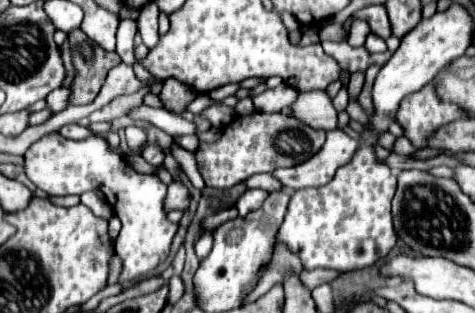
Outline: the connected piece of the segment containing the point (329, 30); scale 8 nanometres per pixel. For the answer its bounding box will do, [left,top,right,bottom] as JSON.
[321,23,347,41]

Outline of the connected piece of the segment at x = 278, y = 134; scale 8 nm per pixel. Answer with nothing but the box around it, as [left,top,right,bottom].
[195,111,327,189]

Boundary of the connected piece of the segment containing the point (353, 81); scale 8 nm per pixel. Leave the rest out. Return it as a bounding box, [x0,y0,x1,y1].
[349,73,365,97]

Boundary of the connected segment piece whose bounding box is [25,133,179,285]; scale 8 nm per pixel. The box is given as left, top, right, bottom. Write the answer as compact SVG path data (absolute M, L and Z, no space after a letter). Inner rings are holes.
M49 133L25 151L25 173L35 187L49 195L81 195L87 189L99 189L109 195L113 211L123 223L119 237L115 239L117 255L123 261L119 285L127 285L139 277L145 277L169 257L179 225L167 219L167 185L157 175L137 173L125 161L125 157L117 149L111 149L101 137L93 135L81 141L71 141L59 133Z

